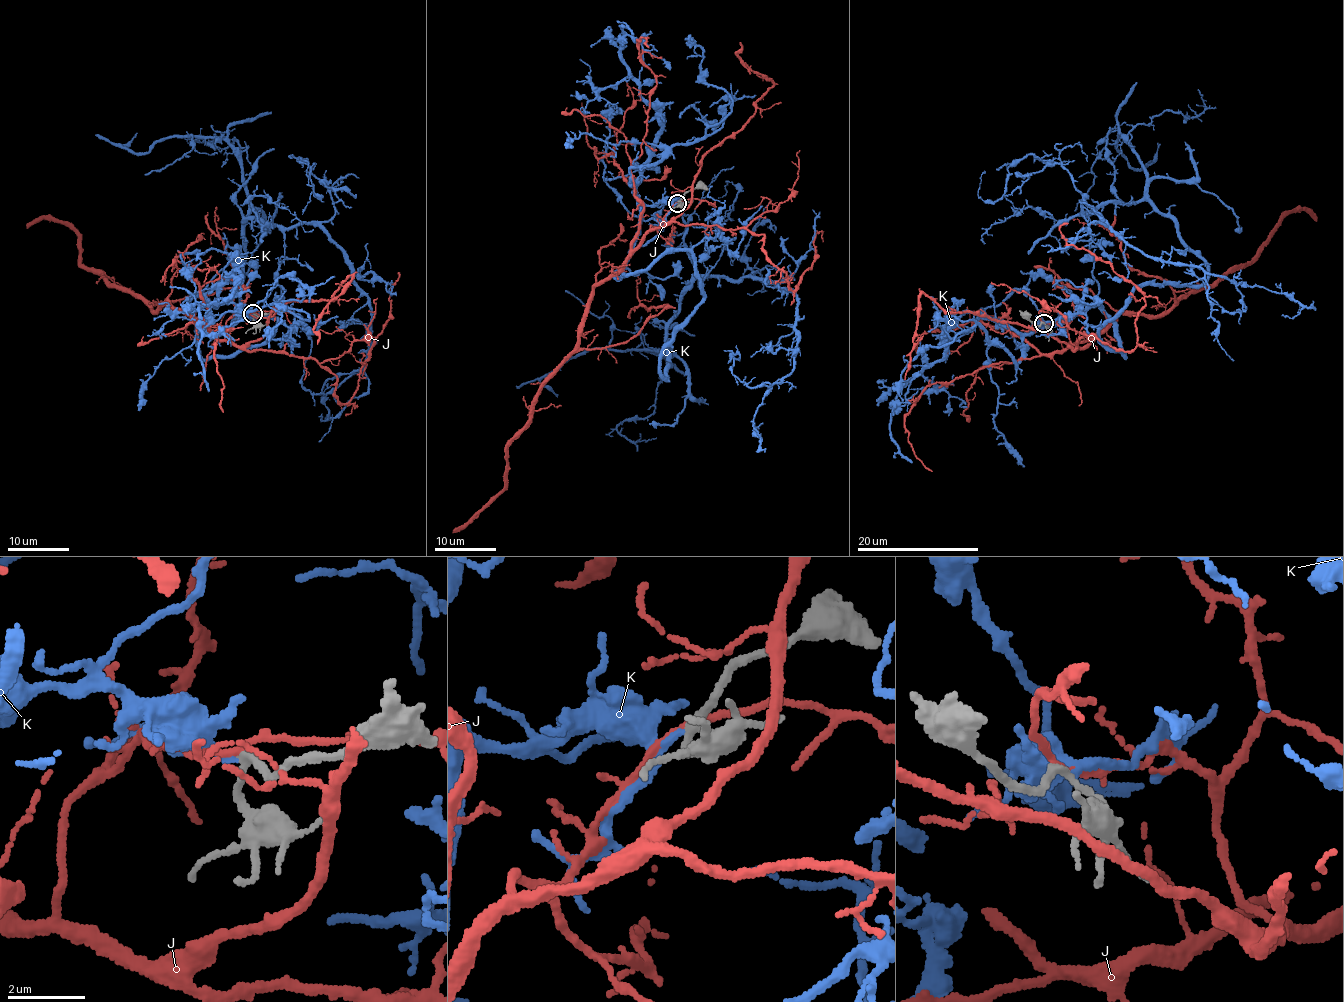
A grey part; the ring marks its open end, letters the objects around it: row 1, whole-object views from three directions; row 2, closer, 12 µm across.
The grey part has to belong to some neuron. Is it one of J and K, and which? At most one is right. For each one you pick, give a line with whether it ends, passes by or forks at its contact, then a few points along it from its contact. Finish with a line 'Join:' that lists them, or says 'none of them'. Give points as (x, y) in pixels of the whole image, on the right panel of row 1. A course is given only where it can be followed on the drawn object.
K: it passes by | via (1044, 323), (1099, 306), (1123, 357), (1136, 288), (1207, 278), (1086, 196), (1246, 309), (1189, 262)
Join: K

